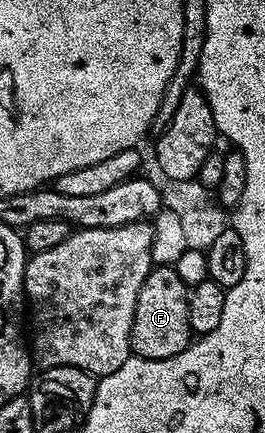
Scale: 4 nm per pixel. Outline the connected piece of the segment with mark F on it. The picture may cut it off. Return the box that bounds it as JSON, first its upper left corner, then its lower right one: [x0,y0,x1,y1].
[130,266,192,360]

